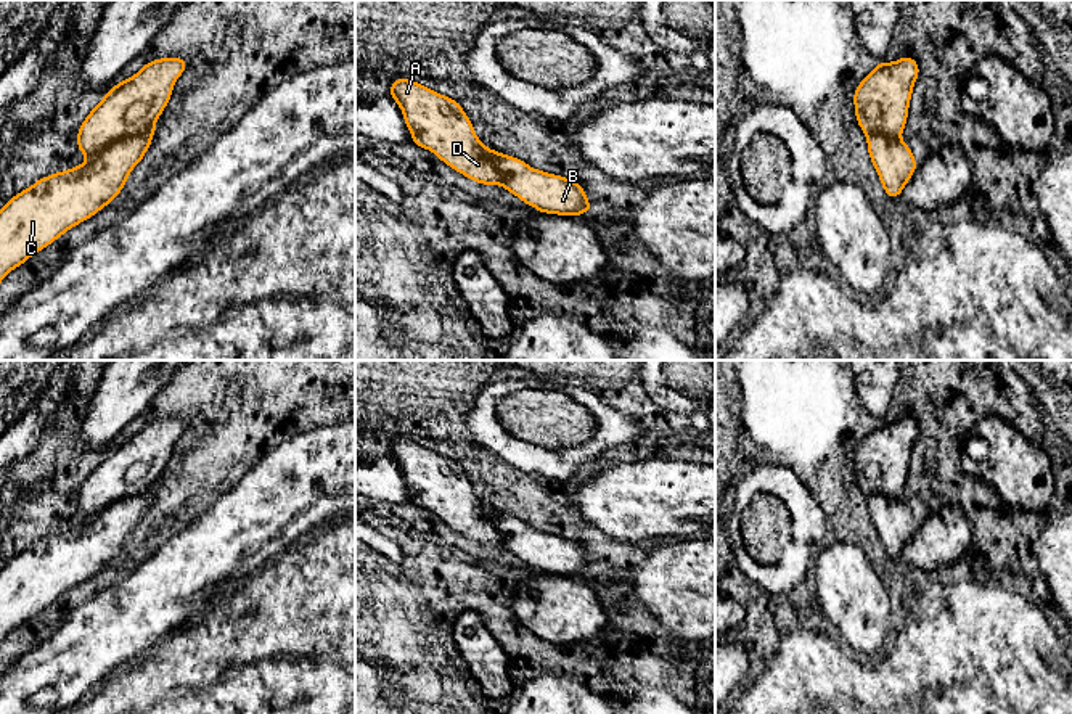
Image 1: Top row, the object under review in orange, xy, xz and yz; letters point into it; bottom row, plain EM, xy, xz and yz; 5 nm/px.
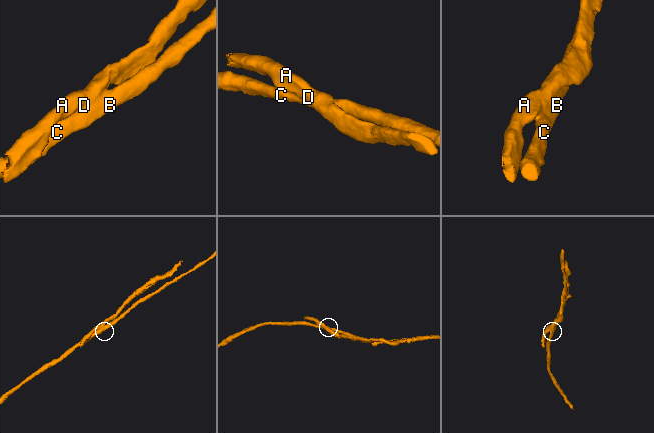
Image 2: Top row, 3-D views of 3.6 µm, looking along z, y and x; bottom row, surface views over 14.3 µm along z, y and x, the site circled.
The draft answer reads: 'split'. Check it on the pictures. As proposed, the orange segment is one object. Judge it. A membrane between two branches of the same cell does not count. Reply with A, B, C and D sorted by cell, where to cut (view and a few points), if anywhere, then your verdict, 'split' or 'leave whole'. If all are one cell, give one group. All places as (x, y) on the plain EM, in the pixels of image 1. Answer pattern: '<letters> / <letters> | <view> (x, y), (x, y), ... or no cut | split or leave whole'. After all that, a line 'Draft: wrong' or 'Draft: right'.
A D / B C | xy (155, 483), (143, 492), (111, 502), (89, 518) | split
Draft: right

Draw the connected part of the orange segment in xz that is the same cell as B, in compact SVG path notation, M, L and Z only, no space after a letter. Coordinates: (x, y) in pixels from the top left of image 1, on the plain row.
M497 515L501 547L543 574L574 576L593 571L579 542L530 527L519 518Z

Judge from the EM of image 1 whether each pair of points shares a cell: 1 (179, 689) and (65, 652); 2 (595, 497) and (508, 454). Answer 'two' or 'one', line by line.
1: two
2: two

